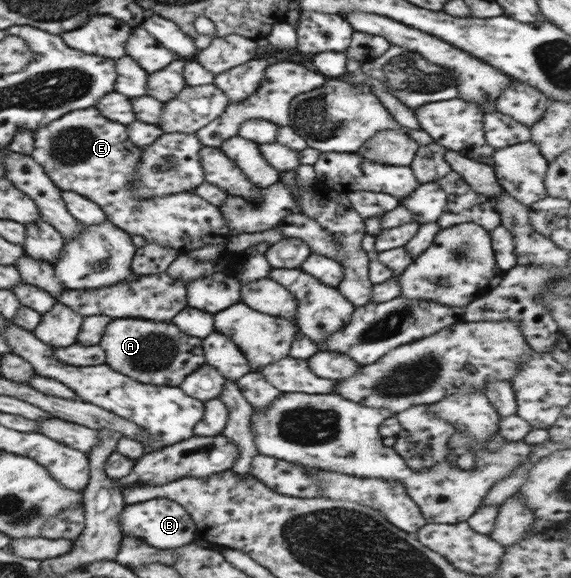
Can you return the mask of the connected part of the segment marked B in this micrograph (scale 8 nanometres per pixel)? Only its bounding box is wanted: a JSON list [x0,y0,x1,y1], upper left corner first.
[118,499,200,550]

